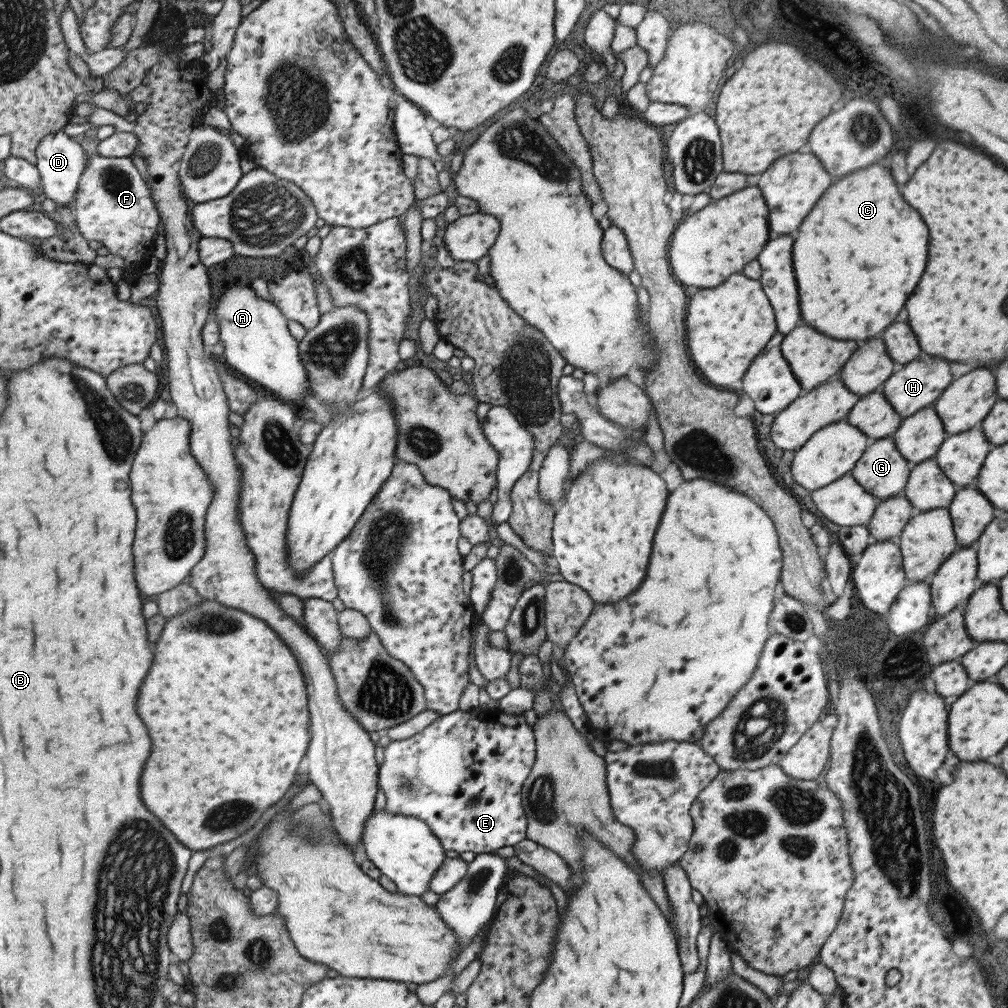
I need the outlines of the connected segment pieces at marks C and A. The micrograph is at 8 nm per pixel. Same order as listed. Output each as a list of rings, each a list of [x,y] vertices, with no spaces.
[[[875,162],[851,172],[849,176],[843,176],[837,182],[833,180],[825,189],[821,200],[817,200],[817,204],[811,208],[809,216],[805,216],[805,220],[799,224],[799,234],[797,234],[793,248],[791,248],[791,260],[793,260],[793,274],[795,274],[795,282],[797,282],[797,292],[799,292],[801,323],[809,324],[809,327],[815,328],[817,332],[821,332],[829,338],[835,338],[835,340],[867,340],[867,338],[873,338],[875,334],[883,332],[895,320],[895,316],[903,308],[907,296],[913,292],[913,288],[925,268],[925,262],[927,262],[927,228],[921,222],[919,214],[901,200],[889,170]]]
[[[233,285],[217,297],[211,315],[215,316],[215,323],[219,327],[218,339],[223,345],[221,358],[228,366],[233,366],[243,376],[249,376],[249,380],[259,384],[259,388],[278,399],[290,405],[302,404],[308,388],[307,373],[297,354],[298,340],[289,335],[287,320],[272,302],[255,296],[251,286]]]

